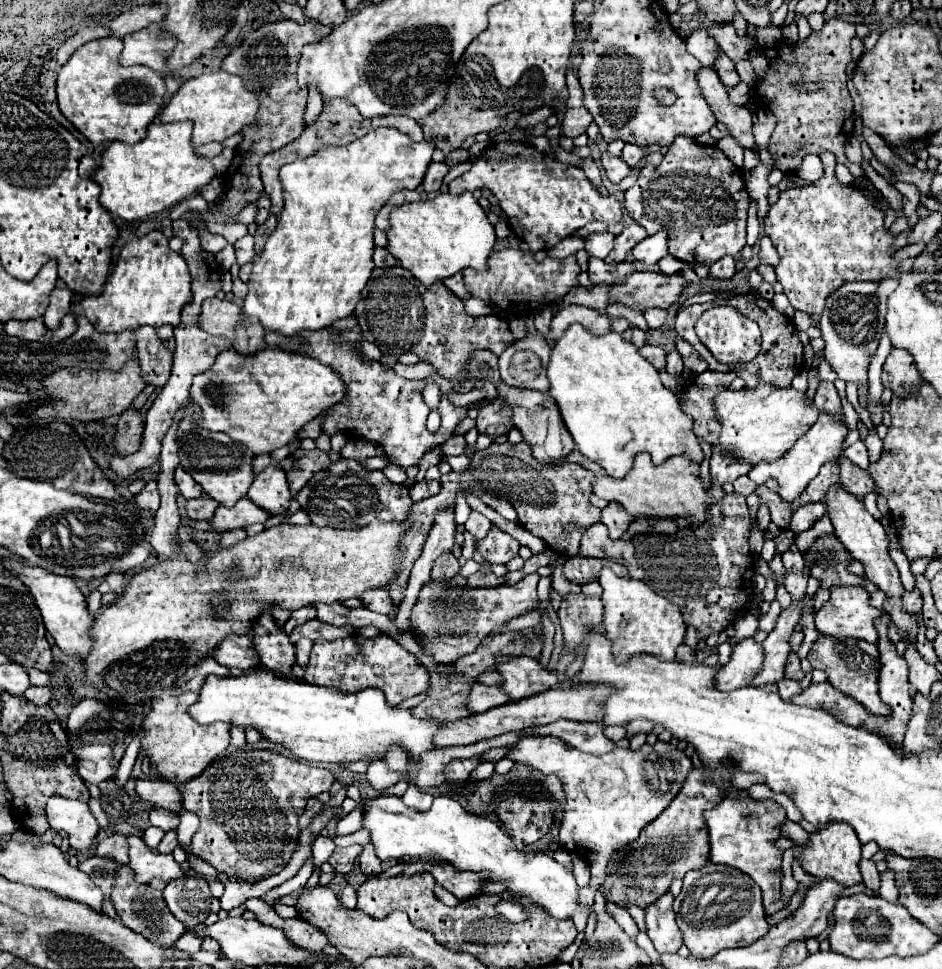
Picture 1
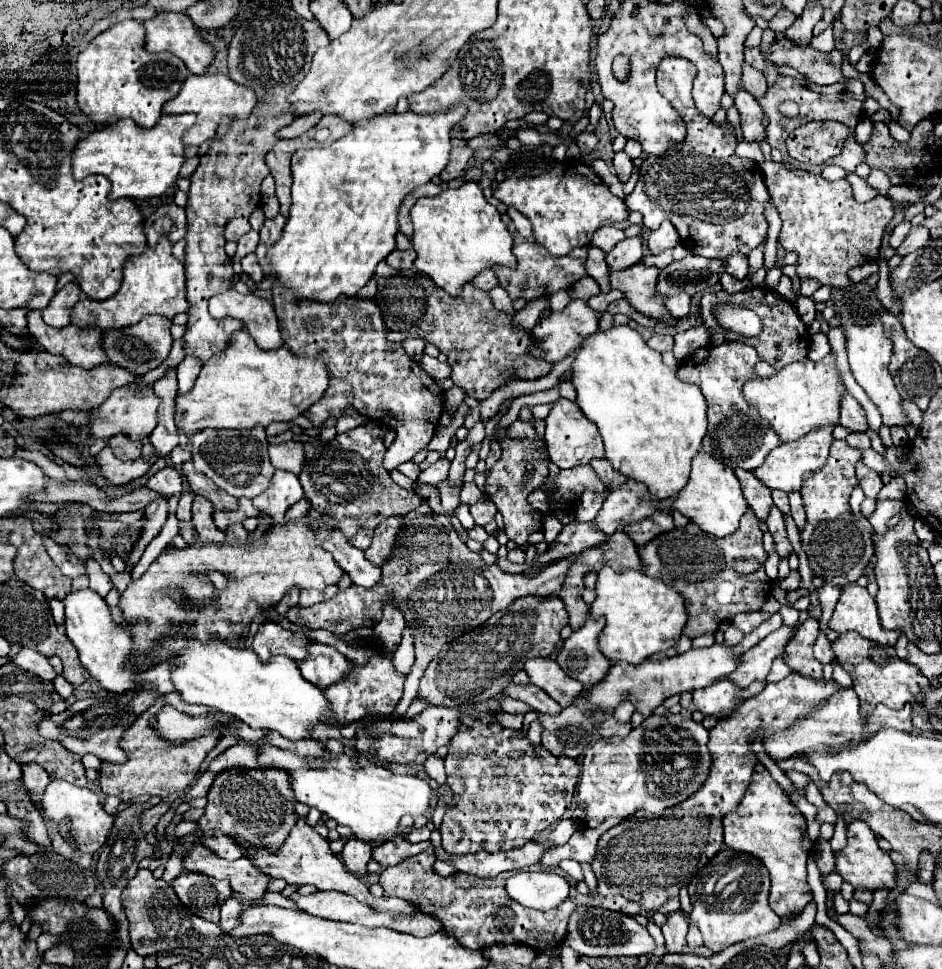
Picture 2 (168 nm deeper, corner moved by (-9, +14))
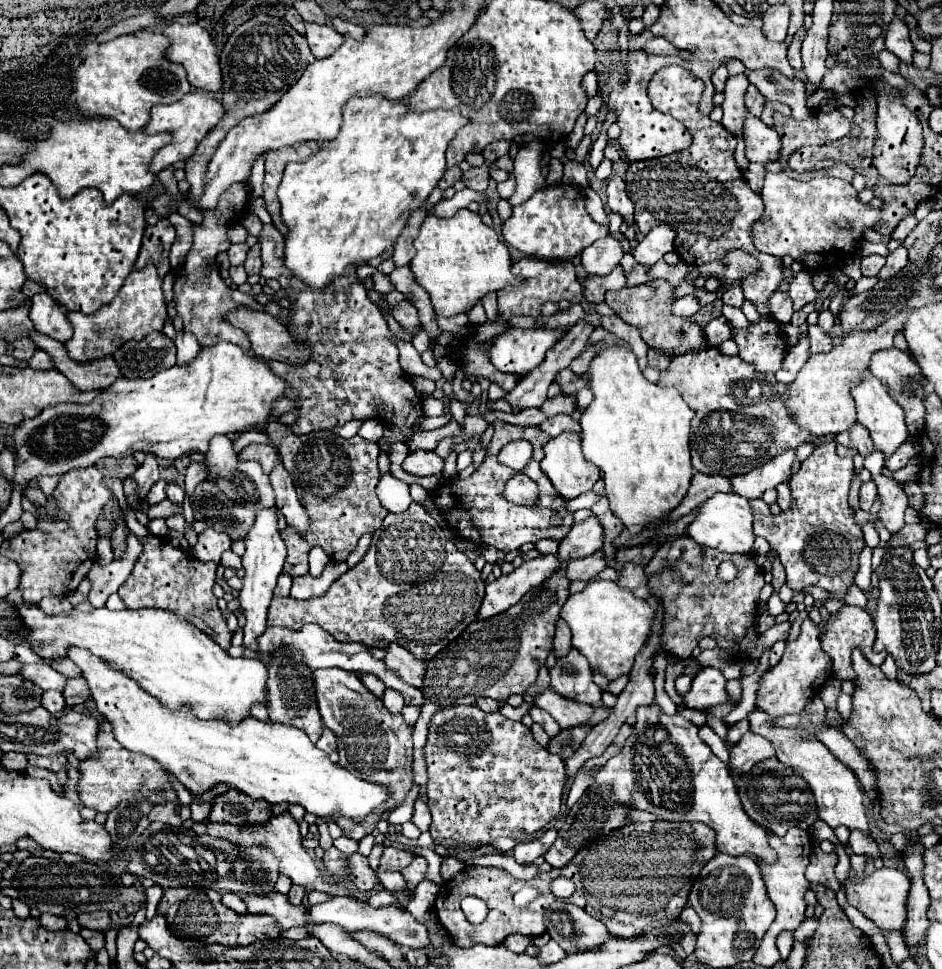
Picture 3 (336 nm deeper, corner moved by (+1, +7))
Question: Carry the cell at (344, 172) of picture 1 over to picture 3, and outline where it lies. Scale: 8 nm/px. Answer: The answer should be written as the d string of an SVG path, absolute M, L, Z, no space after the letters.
M371 95L371 97L353 97L347 101L345 109L343 109L343 125L341 125L341 133L325 143L313 157L309 157L307 161L301 163L287 163L285 173L283 173L283 181L279 185L279 203L281 203L281 219L283 223L289 227L289 233L285 237L285 253L283 253L283 265L299 279L303 281L309 289L313 291L321 291L325 287L329 287L333 283L335 277L339 277L347 267L359 267L363 263L367 263L373 257L379 257L383 251L389 251L393 247L393 241L399 237L401 229L405 227L405 217L409 217L409 213L417 207L421 207L425 203L425 199L429 197L429 193L437 187L437 181L443 177L445 173L445 149L447 143L455 137L457 129L461 129L467 123L465 117L461 117L461 113L457 109L445 111L445 109L435 109L435 111L423 111L423 113L415 113L409 111L405 101L387 101L381 95Z

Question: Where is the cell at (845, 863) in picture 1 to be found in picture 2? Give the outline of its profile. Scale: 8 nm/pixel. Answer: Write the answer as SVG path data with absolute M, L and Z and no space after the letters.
M855 820L855 822L851 822L847 826L847 836L849 836L849 842L841 850L841 854L837 856L835 872L839 872L843 876L843 880L849 882L849 884L853 884L855 888L863 888L863 890L871 890L871 892L875 892L879 888L895 890L897 888L897 870L895 870L895 864L889 858L889 854L883 852L877 846L877 840L875 840L875 834L871 832L871 828L865 822Z

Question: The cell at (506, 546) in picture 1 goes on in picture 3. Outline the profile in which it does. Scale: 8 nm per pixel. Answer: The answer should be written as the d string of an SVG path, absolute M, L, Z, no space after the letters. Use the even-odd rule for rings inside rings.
M501 419L493 421L493 439L487 447L487 457L481 463L479 469L473 471L473 475L465 481L455 479L451 483L443 483L439 485L433 493L431 493L431 501L433 505L441 511L441 515L449 521L451 527L455 527L459 531L461 537L469 539L469 541L479 545L483 541L485 545L491 545L495 549L501 551L517 551L523 543L535 543L539 539L563 539L571 525L573 525L573 515L565 511L565 503L563 499L555 493L551 481L541 473L539 461L543 457L541 449L545 445L545 441L549 441L549 435L543 433L539 427L519 427L519 425L509 425ZM517 439L527 439L533 445L533 457L527 463L527 467L521 471L525 475L529 475L537 487L539 487L539 497L537 503L533 507L527 505L513 505L509 501L505 501L503 497L503 487L505 483L515 475L515 471L503 463L497 461L499 451L517 441ZM453 499L453 505L451 505ZM557 513L563 519L563 525L551 525L551 515Z

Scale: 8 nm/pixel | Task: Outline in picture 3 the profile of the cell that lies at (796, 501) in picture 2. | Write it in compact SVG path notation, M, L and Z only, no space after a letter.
M785 483L785 485L777 485L777 493L779 493L779 497L777 497L777 505L779 505L783 511L791 509L791 505L793 505L793 497L791 497L789 485L787 485L787 483Z

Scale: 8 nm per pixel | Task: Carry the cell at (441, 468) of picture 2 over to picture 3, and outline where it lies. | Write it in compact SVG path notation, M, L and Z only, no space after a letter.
M415 451L409 453L403 461L403 469L415 477L429 477L429 475L441 475L443 471L443 459L437 457L433 451Z

